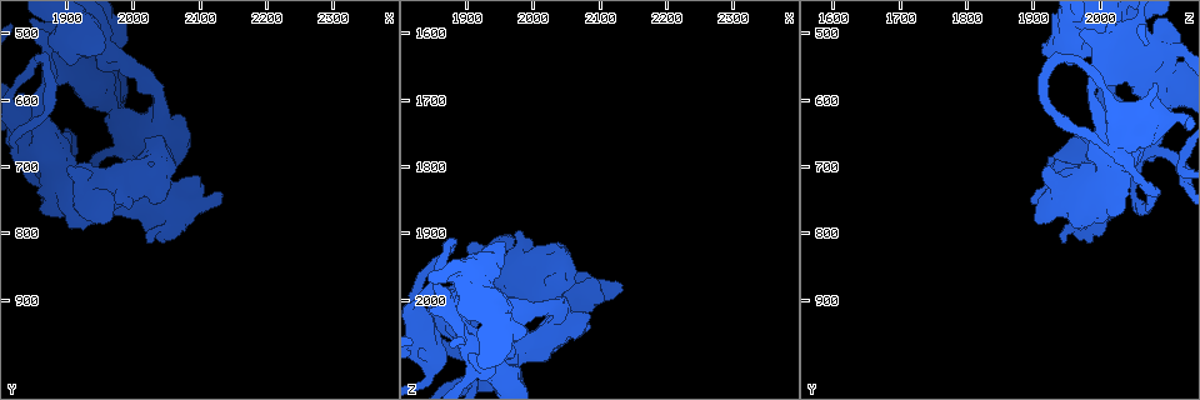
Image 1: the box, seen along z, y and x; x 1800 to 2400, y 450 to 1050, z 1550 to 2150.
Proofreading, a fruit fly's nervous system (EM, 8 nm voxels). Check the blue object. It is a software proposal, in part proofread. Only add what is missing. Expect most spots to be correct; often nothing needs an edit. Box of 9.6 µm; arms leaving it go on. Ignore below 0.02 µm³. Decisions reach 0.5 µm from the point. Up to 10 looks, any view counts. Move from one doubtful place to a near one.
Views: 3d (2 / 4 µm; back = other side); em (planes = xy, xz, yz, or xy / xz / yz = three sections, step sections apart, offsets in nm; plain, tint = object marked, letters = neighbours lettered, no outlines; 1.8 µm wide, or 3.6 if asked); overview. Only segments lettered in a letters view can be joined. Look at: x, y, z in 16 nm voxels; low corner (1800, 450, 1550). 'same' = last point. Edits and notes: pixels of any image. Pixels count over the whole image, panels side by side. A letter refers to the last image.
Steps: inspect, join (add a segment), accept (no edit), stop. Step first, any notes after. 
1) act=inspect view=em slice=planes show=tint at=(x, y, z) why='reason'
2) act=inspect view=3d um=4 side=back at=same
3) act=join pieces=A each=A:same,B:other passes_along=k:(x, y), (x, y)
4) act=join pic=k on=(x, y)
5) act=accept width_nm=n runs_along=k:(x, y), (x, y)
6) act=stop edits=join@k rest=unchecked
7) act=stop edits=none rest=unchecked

act=inspect view=em slice=xz step=4 show=tint at=(1960, 760, 1905)

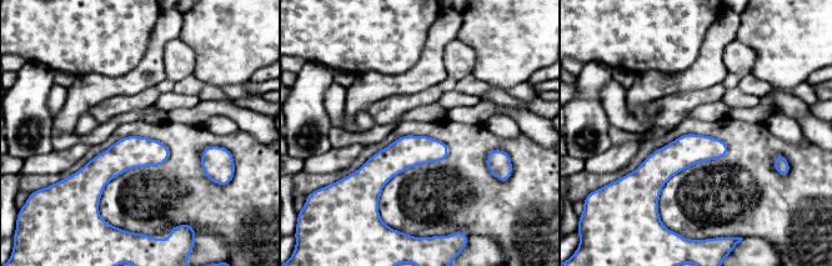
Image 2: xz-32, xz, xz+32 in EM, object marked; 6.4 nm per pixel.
act=inspect view=em slice=planes show=letters at=same

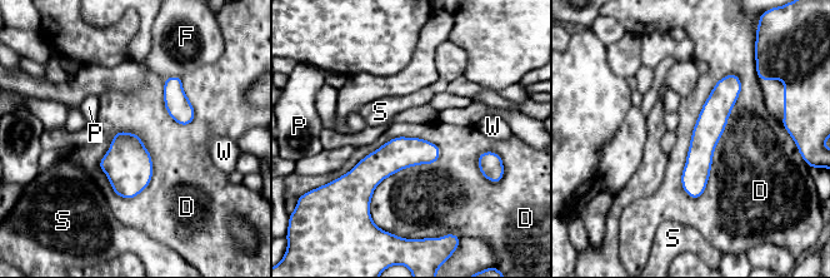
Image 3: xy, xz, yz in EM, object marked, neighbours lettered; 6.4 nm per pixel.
act=accept each=D:other,F:other,P:other,S:other,W:other runs_along=3:(733, 77), (704, 138), (694, 195) found='no lettered segment goes on from it'

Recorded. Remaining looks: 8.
act=inspect view=3d um=4 side=back at=(2040, 790, 1980) why='abrupt turn'

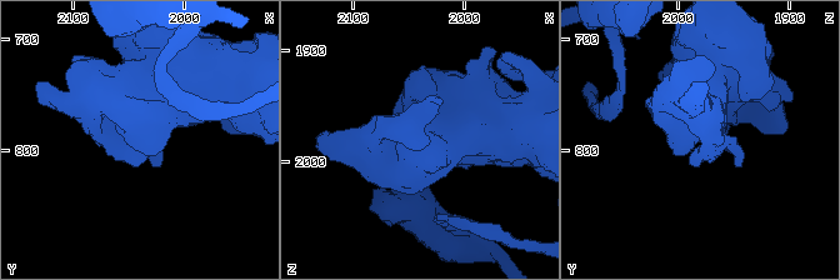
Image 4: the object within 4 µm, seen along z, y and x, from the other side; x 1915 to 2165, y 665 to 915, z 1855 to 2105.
act=inspect view=em um=3.6 slice=planes show=letters at=(2044, 788, 1982) why='now the EM'

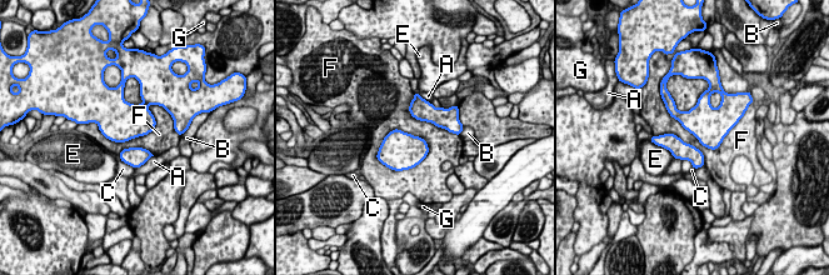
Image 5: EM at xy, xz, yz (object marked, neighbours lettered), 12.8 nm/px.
act=accept each=A:other,B:other,C:other,E:other,F:other,G:other border=5:(95, 121), (178, 134) found='none of them fits'

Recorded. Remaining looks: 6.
act=inspect view=em slice=planes show=letters at=(1850, 670, 2030) why='abrupt turn'

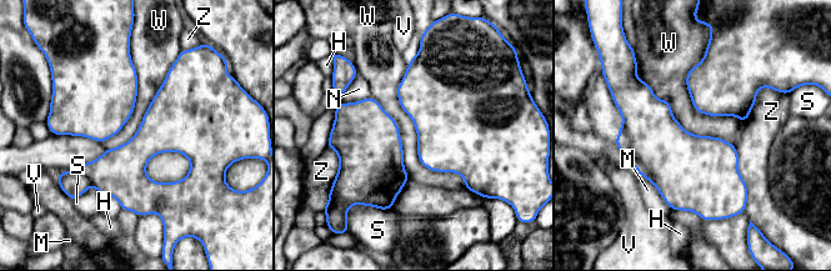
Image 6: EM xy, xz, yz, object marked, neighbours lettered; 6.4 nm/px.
act=accept each=H:other,M:other,N:other,S:other,V:other,W:other,Z:other found='no lettered segment goes on from it'

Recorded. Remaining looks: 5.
act=inspect view=3d um=4 at=(1880, 505, 2020) why='abrupt turn'

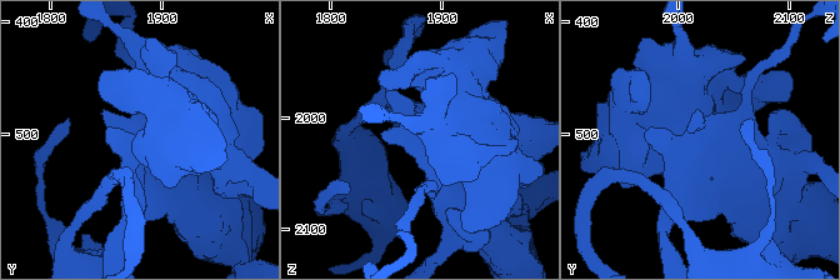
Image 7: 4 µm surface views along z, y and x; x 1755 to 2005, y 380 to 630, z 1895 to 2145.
act=inspect view=em um=3.6 slice=xy step=4 show=letters at=(1878, 504, 2016)

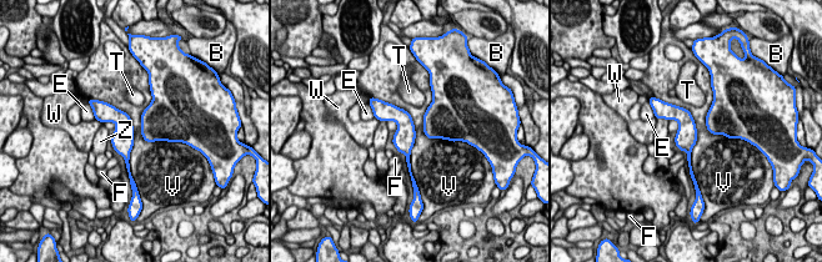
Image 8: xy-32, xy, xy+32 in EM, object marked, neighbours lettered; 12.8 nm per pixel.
act=accept each=B:other,E:other,F:other,T:other,V:other,W:other,Z:other border=8:(660, 99), (692, 116), (693, 172) found='no lettered segment goes on from it'

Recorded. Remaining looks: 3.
act=stop edits=none rest=unchecked

